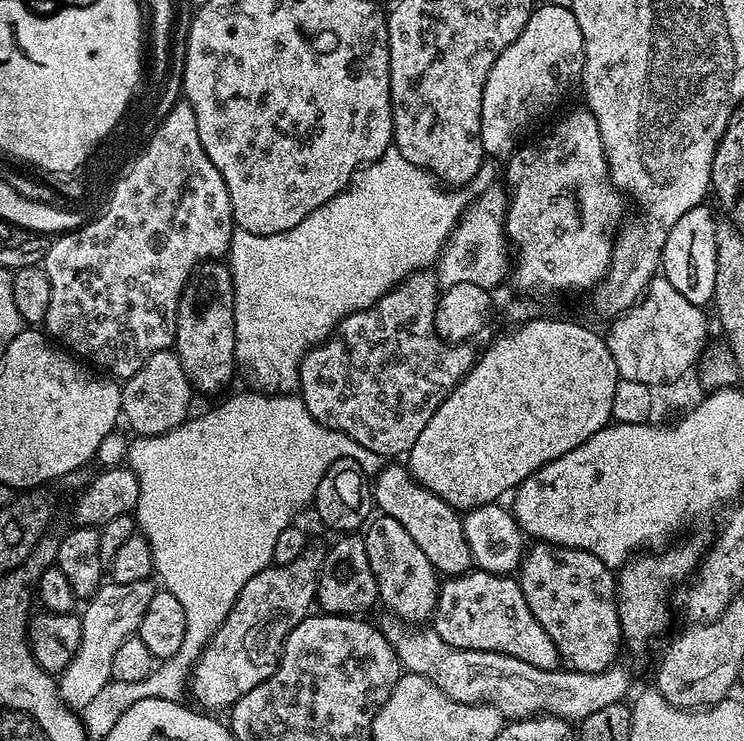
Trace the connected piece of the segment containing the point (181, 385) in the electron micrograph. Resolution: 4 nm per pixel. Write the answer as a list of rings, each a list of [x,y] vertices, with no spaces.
[[[175,351],[159,352],[150,354],[142,370],[138,370],[138,374],[134,374],[129,380],[123,381],[120,390],[120,411],[123,419],[125,421],[128,419],[128,424],[133,428],[136,436],[157,436],[174,430],[189,419],[188,407],[192,404],[192,396],[194,397],[194,389],[186,378],[186,370],[182,370],[182,362],[177,358]]]

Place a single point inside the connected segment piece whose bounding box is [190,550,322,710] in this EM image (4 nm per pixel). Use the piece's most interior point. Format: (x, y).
(244, 651)

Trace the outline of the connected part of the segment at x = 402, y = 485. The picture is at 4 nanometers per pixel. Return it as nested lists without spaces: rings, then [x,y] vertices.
[[[388,462],[375,473],[371,485],[375,507],[394,522],[402,522],[402,527],[410,538],[430,558],[430,566],[436,568],[441,577],[461,576],[473,567],[470,546],[466,546],[466,534],[461,513],[451,508],[438,494],[426,490],[413,478],[412,473],[400,462]]]

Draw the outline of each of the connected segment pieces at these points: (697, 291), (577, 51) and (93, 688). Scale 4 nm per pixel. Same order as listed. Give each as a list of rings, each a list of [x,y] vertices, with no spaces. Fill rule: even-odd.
[[[708,206],[691,208],[674,222],[666,238],[662,257],[662,275],[671,286],[690,302],[701,306],[707,305],[714,294],[714,274],[716,273],[716,226]]]
[[[545,3],[542,8],[540,6],[533,7],[532,14],[530,18],[527,20],[526,26],[523,27],[522,34],[518,36],[498,56],[498,58],[494,62],[494,66],[491,67],[490,74],[487,75],[486,86],[483,87],[482,94],[482,146],[485,155],[492,160],[494,158],[502,158],[502,160],[509,159],[513,152],[520,146],[523,141],[522,137],[530,128],[530,126],[534,125],[540,118],[540,116],[544,116],[548,111],[551,110],[552,107],[555,106],[556,103],[559,102],[560,99],[563,98],[564,95],[567,94],[568,91],[572,88],[572,83],[579,81],[584,74],[584,39],[582,38],[582,30],[578,30],[578,18],[574,18],[574,14],[572,13],[571,8],[567,8],[566,6],[556,6]]]
[[[151,579],[121,584],[104,582],[85,603],[88,605],[85,606],[84,612],[82,608],[80,616],[82,640],[78,642],[74,658],[70,658],[70,664],[58,676],[60,698],[67,708],[82,710],[90,706],[90,701],[101,692],[102,686],[112,680],[114,654],[118,646],[122,646],[126,637],[139,633],[142,614],[146,614],[146,606],[150,606],[150,598],[154,598],[158,590],[157,585],[152,583]]]

